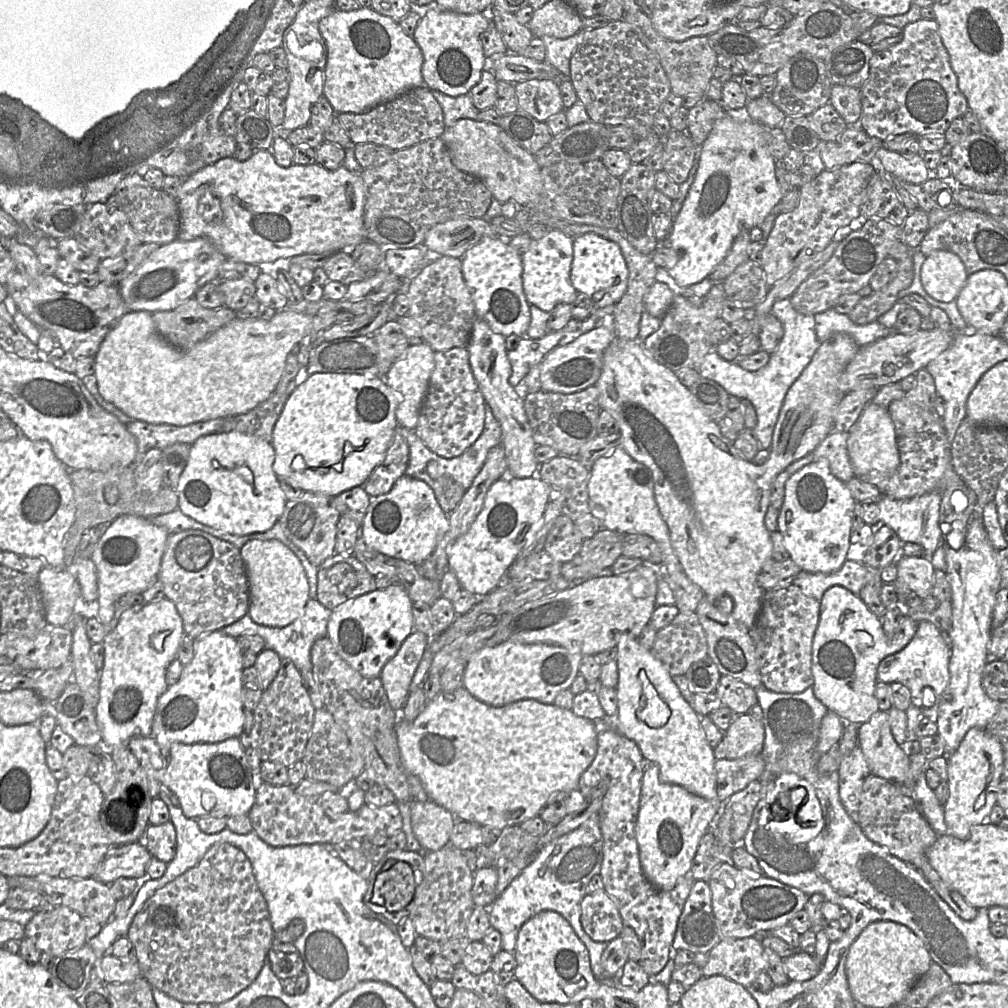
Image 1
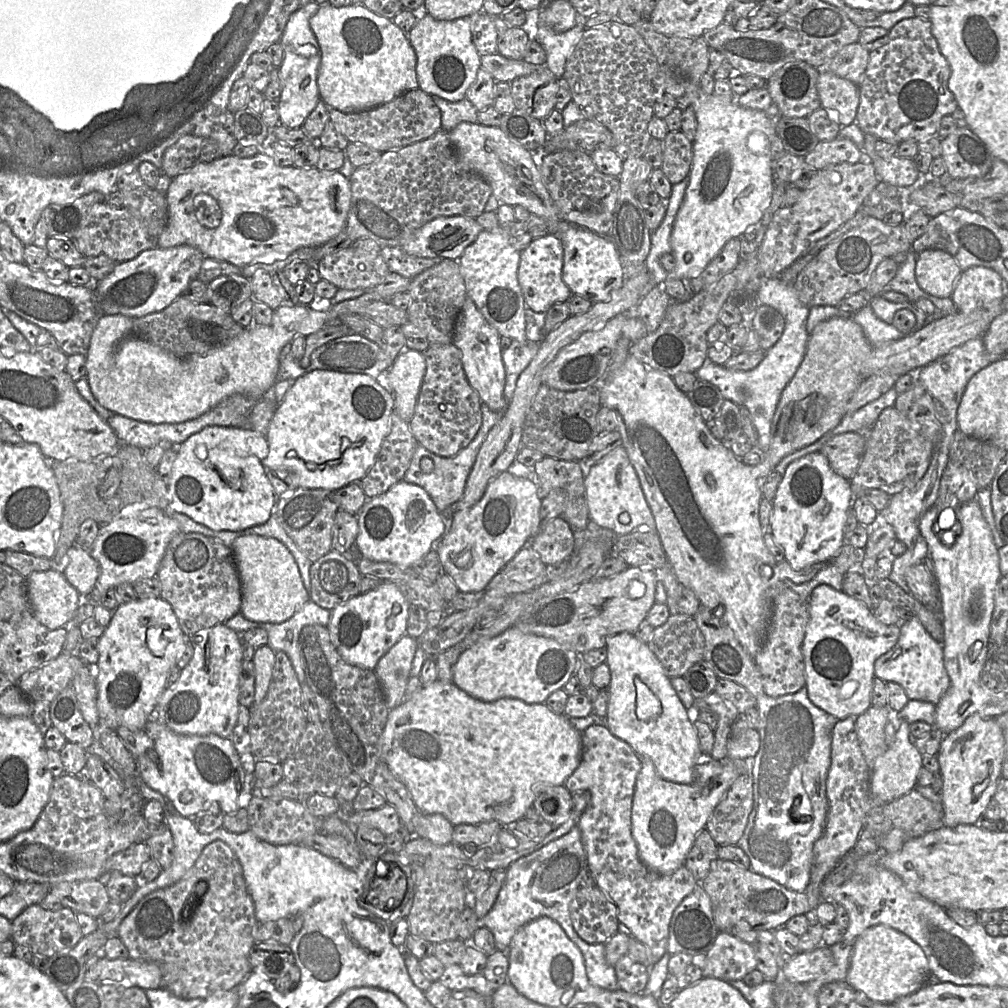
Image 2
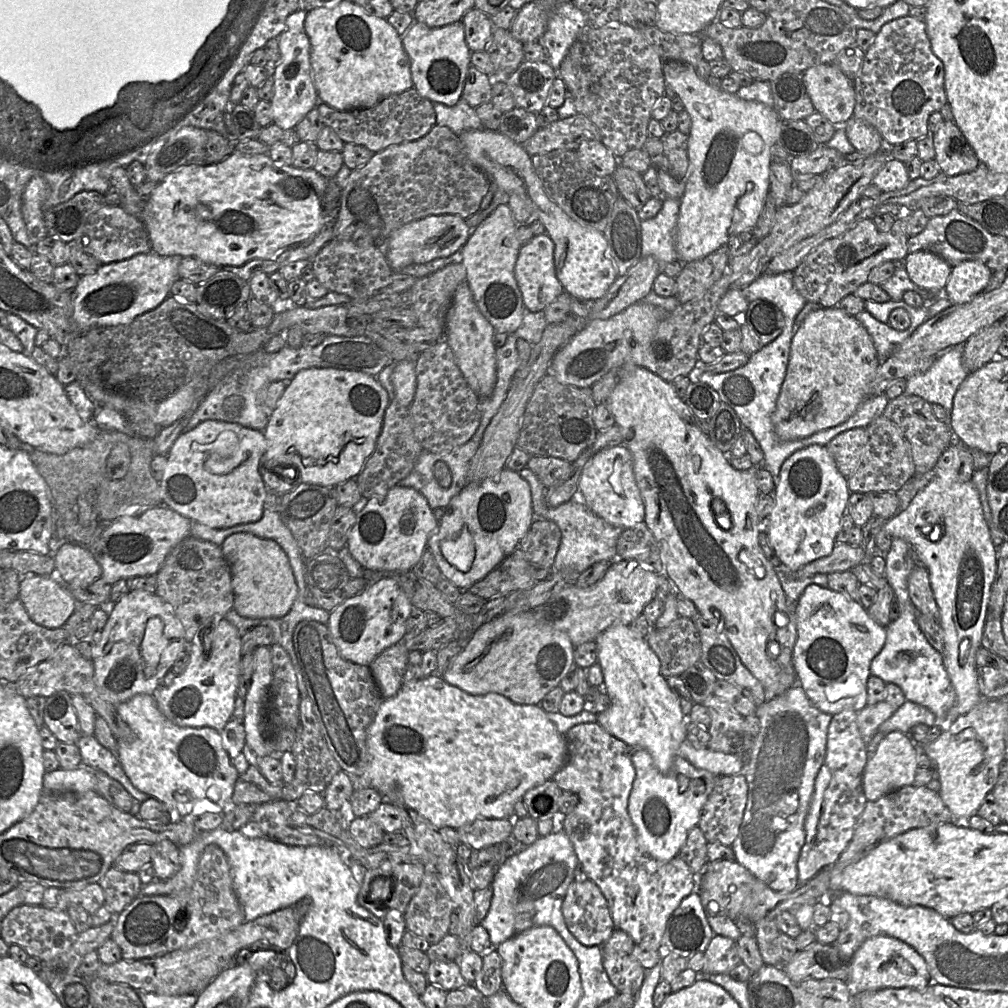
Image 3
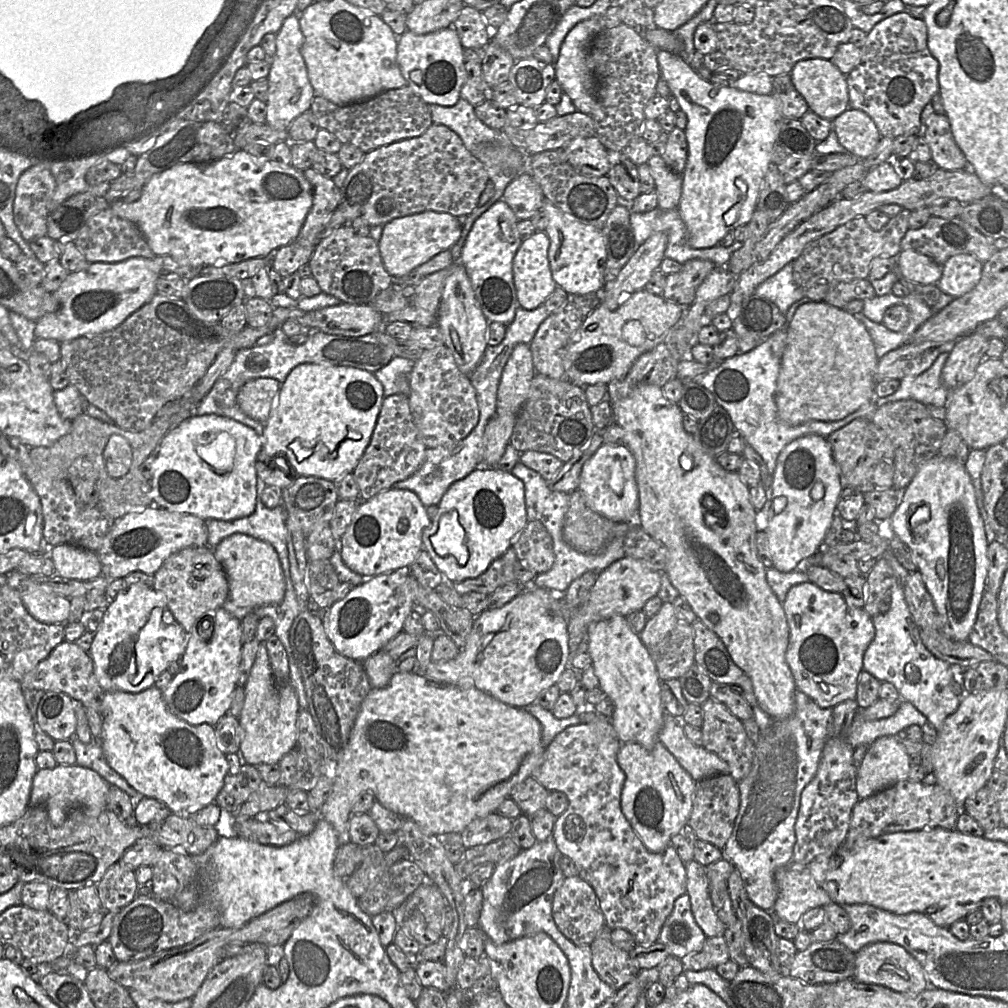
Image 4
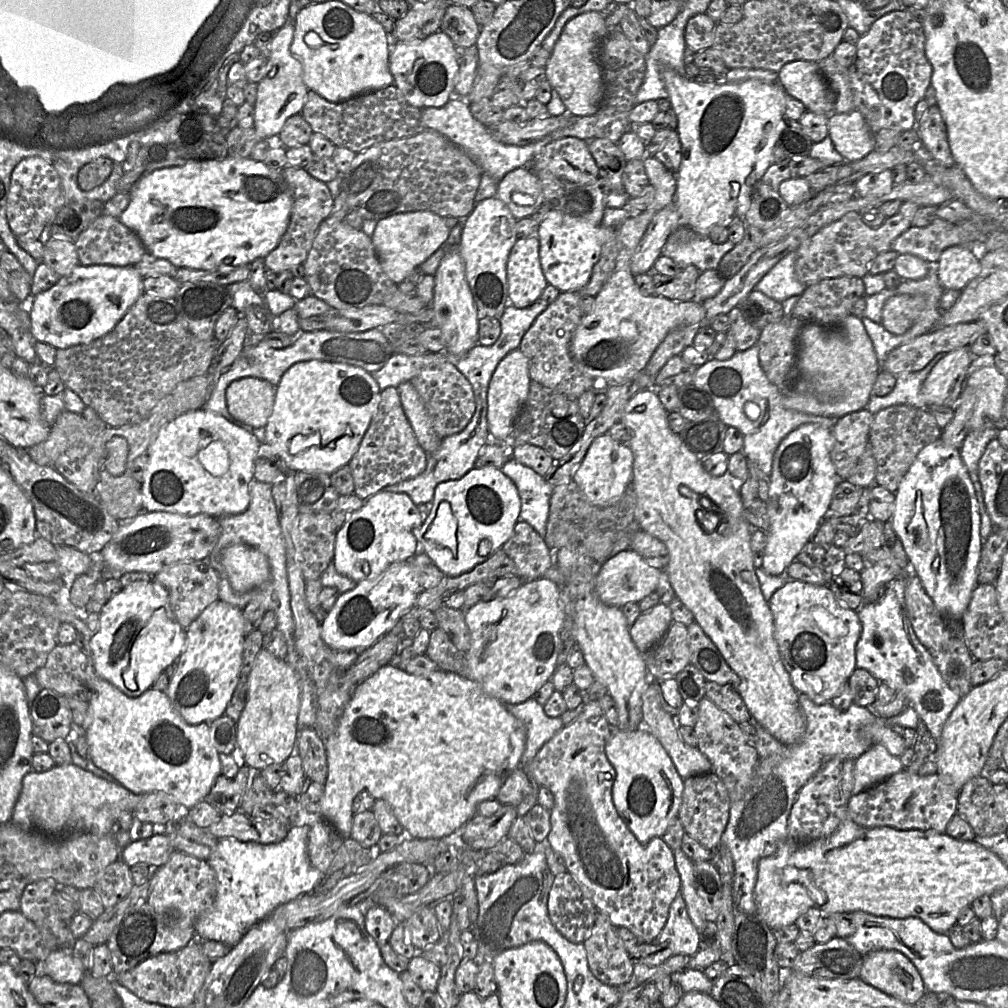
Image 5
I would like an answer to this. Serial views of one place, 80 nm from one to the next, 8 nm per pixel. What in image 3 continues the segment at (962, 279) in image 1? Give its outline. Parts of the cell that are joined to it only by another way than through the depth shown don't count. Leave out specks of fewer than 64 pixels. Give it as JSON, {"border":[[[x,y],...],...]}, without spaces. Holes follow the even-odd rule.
{"border":[[[930,251],[908,253],[904,266],[910,279],[929,292],[941,292],[949,280],[952,266]]]}

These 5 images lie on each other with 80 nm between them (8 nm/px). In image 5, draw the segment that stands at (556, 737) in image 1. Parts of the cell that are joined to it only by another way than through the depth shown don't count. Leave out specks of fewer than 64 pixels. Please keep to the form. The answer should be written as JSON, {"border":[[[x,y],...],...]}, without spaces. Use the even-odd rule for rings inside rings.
{"border":[[[393,664],[382,666],[357,685],[352,699],[339,718],[336,730],[325,740],[328,773],[324,784],[324,794],[320,802],[320,815],[332,825],[344,840],[349,838],[354,816],[353,800],[360,792],[367,791],[373,798],[385,800],[390,805],[408,837],[416,839],[446,837],[464,827],[476,815],[477,806],[482,801],[495,799],[506,778],[514,769],[520,767],[525,745],[526,728],[524,724],[513,716],[501,701],[486,694],[477,682],[442,670],[424,675],[413,675]]]}

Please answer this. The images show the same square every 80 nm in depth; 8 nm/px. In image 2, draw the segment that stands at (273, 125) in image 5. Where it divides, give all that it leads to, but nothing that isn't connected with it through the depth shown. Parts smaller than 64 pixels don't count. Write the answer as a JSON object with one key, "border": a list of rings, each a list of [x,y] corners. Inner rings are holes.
{"border":[[[312,1],[301,6],[290,16],[279,41],[283,49],[283,62],[279,67],[282,83],[282,92],[278,99],[279,124],[288,128],[301,127],[320,99],[317,75],[321,51],[309,24],[319,8],[320,5]]]}

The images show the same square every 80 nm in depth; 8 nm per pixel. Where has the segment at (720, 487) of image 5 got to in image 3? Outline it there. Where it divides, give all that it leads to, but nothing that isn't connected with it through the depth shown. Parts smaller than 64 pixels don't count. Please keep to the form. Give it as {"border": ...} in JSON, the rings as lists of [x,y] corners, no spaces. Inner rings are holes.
{"border":[[[621,367],[625,367],[627,371],[617,382],[609,398],[605,402],[609,405],[609,409],[614,415],[615,424],[617,424],[621,430],[623,445],[625,445],[632,454],[636,483],[645,505],[644,523],[653,533],[658,542],[661,559],[664,565],[664,573],[675,584],[679,592],[695,604],[698,613],[701,614],[703,618],[721,628],[721,631],[725,633],[743,664],[763,685],[765,689],[765,700],[768,700],[768,689],[776,681],[778,675],[778,665],[771,658],[771,644],[776,641],[778,626],[786,626],[788,624],[788,618],[791,617],[791,614],[788,613],[789,605],[793,604],[793,601],[789,601],[788,598],[785,597],[786,594],[783,591],[776,569],[765,557],[759,545],[758,536],[761,531],[762,520],[760,520],[756,512],[756,500],[760,491],[757,488],[750,469],[743,471],[734,469],[728,461],[728,455],[720,451],[711,442],[708,435],[696,425],[697,418],[694,416],[684,400],[676,394],[671,383],[663,380],[658,375],[643,367]],[[716,498],[721,499],[726,505],[727,511],[724,513],[728,513],[732,522],[729,529],[723,529],[717,523],[716,515],[711,506],[712,501]],[[715,609],[717,609],[723,616],[723,623],[720,626],[717,624],[716,620],[718,615],[714,614]]]}

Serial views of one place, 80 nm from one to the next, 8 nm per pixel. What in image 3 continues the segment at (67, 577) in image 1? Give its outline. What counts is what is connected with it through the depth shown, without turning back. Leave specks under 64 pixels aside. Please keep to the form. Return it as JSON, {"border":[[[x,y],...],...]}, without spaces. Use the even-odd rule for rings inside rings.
{"border":[[[35,574],[21,577],[19,598],[30,618],[47,628],[63,627],[78,604],[57,578]]]}

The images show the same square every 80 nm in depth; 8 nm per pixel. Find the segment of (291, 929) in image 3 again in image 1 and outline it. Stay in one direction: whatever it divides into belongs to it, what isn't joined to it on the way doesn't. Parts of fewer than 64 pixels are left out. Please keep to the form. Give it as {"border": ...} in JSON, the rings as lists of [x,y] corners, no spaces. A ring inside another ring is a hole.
{"border":[[[226,842],[214,844],[196,866],[187,870],[162,888],[157,889],[135,915],[126,937],[131,940],[136,950],[138,963],[123,961],[111,953],[105,954],[99,959],[99,967],[106,983],[132,982],[143,976],[150,983],[152,988],[156,987],[178,1001],[184,1003],[211,1003],[214,1005],[230,1000],[253,983],[267,961],[268,952],[273,945],[274,939],[275,942],[290,944],[293,944],[295,940],[287,929],[278,933],[274,932],[267,902],[258,888],[251,862],[241,849]]]}

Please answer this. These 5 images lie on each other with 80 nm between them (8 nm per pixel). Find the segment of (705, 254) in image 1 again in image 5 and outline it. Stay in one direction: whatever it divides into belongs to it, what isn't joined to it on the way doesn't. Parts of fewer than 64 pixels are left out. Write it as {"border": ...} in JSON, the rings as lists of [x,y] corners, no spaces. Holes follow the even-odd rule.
{"border":[[[669,67],[663,69],[662,78],[669,95],[672,109],[678,117],[676,131],[678,132],[682,149],[682,161],[676,173],[677,189],[675,206],[683,225],[688,226],[695,234],[708,237],[714,226],[729,227],[734,221],[743,221],[751,204],[753,188],[771,165],[771,155],[780,134],[780,125],[784,119],[786,92],[778,82],[766,83],[758,79],[749,79],[737,83],[727,82],[722,85],[703,86],[681,76],[678,72]]]}

